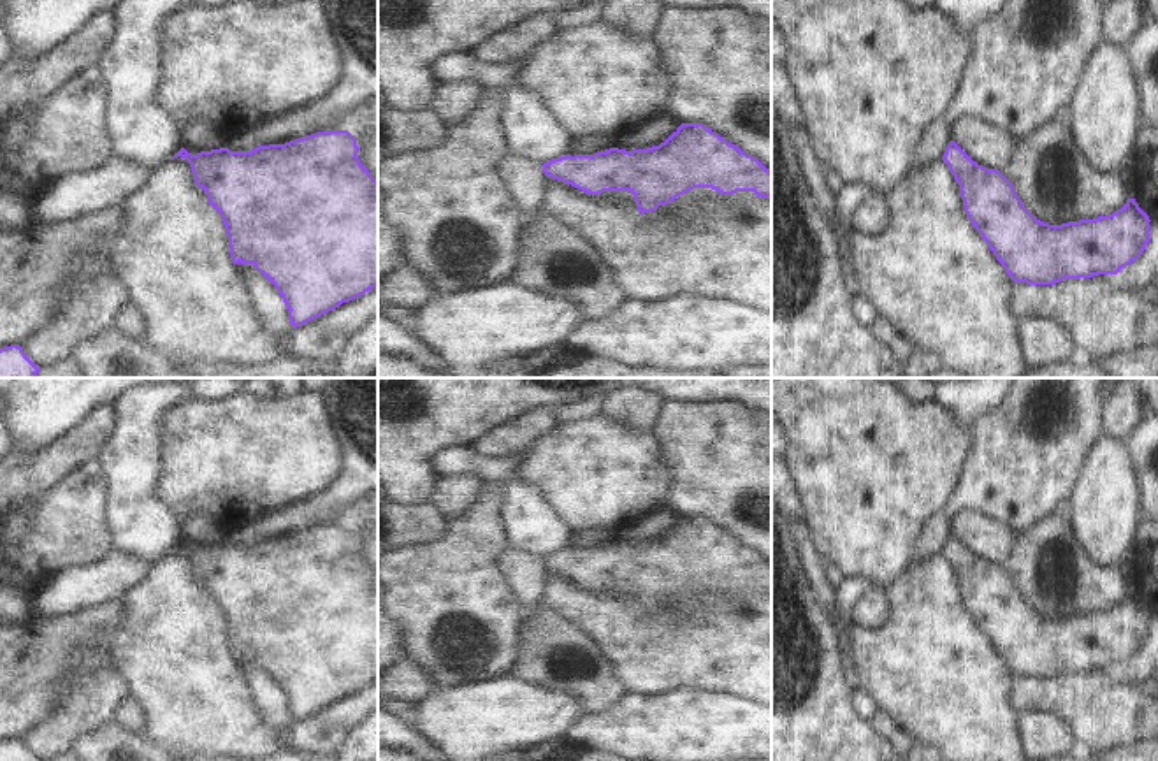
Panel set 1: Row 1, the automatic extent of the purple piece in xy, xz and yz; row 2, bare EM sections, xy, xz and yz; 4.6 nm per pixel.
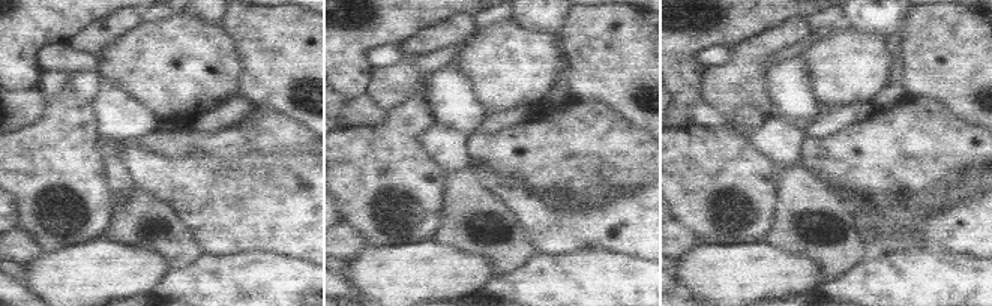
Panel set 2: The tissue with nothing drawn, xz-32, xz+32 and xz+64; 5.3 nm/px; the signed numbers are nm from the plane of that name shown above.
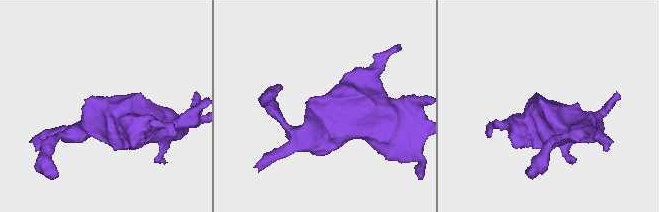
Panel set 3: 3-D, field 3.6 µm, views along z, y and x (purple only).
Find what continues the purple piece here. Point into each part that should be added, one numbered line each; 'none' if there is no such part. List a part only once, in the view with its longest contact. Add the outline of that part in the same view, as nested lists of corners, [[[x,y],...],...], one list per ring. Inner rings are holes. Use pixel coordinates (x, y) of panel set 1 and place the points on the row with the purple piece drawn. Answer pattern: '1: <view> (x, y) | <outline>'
none

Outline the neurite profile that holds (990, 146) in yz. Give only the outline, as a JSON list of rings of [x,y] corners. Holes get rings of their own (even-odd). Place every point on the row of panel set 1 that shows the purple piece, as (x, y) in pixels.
[[[965,116],[952,127],[952,141],[979,165],[1003,170],[1019,144],[1009,132]]]

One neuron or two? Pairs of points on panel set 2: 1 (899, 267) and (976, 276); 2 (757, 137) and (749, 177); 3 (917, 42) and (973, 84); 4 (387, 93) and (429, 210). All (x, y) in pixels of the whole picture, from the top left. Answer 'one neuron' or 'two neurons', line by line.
1: one neuron
2: two neurons
3: one neuron
4: two neurons

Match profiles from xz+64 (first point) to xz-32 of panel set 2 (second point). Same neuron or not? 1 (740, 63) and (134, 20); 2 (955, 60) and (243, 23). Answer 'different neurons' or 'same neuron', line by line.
1: same neuron
2: same neuron

